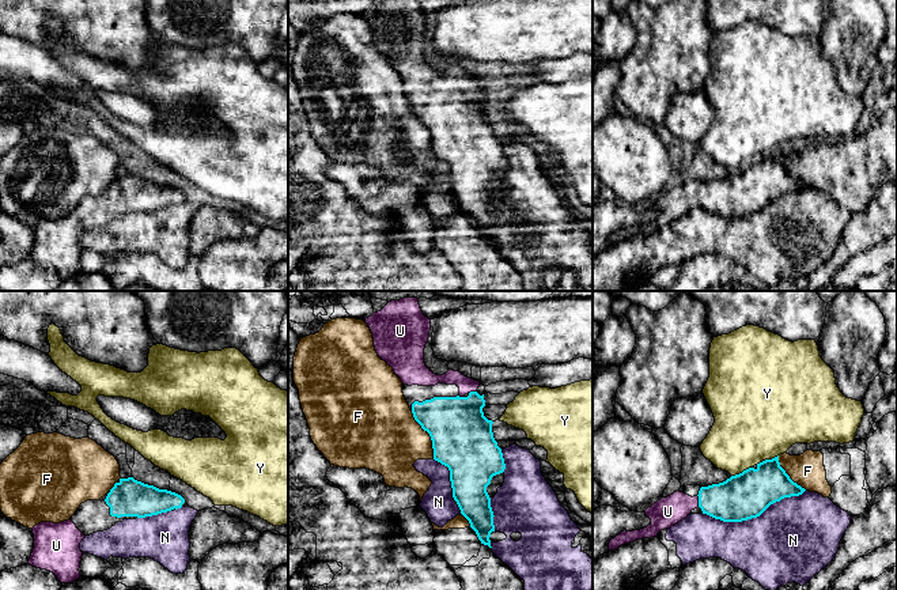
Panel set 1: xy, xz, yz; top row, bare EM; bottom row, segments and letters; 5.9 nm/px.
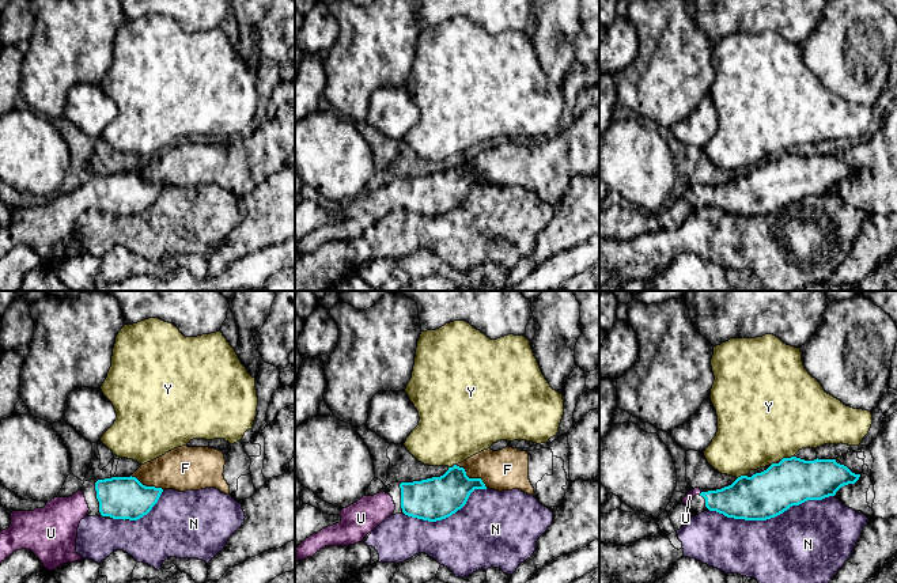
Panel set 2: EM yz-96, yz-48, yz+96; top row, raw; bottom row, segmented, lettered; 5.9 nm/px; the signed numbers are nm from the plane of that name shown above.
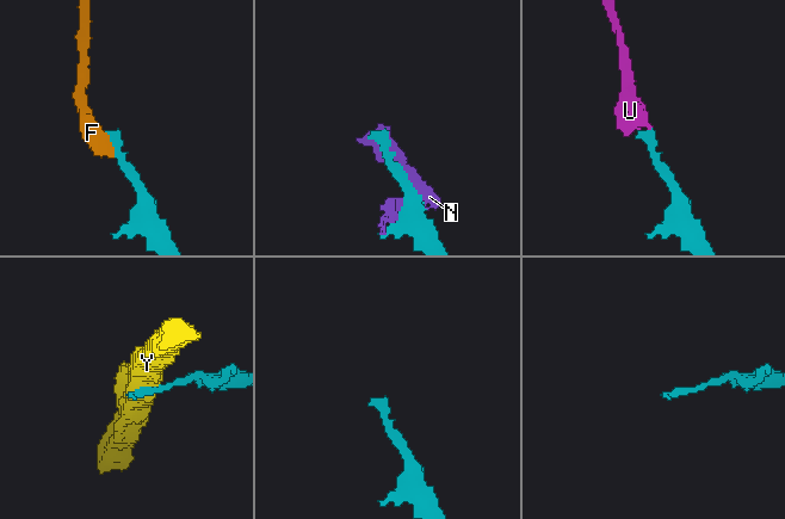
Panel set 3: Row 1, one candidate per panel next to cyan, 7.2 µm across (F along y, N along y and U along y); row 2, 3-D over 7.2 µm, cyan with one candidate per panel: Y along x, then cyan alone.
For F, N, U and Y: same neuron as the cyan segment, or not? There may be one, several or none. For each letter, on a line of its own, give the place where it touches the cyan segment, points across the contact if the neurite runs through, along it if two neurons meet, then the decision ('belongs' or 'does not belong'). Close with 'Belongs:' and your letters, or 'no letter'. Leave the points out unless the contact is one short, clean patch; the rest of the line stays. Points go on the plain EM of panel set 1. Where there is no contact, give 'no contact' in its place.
F: meets cyan in xz at (430, 131); does not belong
N: meets cyan in yz at (753, 212); does not belong
U: meets cyan in yz at (699, 196); runs through yz (740, 193), (733, 196), (699, 196), (680, 200), (667, 207); belongs
Y: meets cyan in yz at (767, 155); does not belong
Belongs: U

